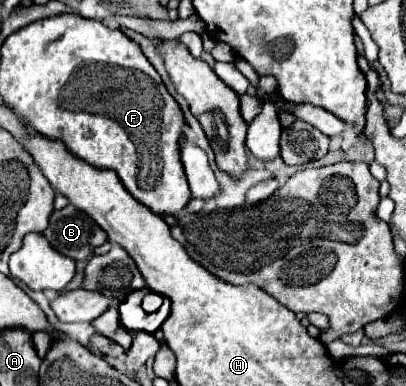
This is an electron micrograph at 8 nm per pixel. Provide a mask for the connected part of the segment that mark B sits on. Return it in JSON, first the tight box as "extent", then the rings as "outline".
{"extent":[44,205,108,261],"outline":[[[74,205],[54,211],[44,235],[56,251],[76,261],[88,259],[96,247],[108,241],[106,231]]]}

